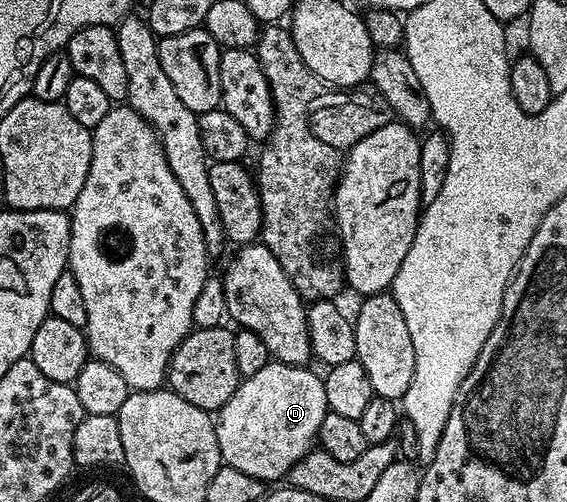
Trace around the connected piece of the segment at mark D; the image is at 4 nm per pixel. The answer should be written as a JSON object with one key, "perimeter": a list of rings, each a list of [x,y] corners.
{"perimeter":[[[268,361],[261,372],[253,372],[253,376],[243,378],[232,398],[217,411],[215,431],[223,462],[237,468],[237,472],[245,472],[245,476],[258,478],[264,484],[278,483],[290,475],[291,467],[297,465],[306,454],[312,453],[328,412],[325,384],[320,375],[315,375],[307,366]]]}

